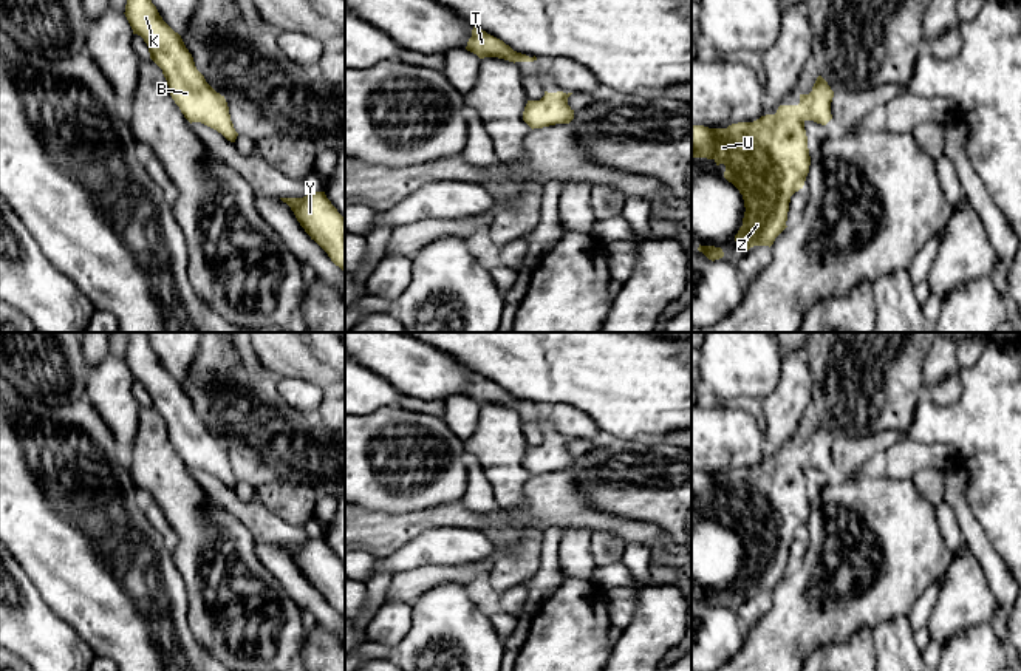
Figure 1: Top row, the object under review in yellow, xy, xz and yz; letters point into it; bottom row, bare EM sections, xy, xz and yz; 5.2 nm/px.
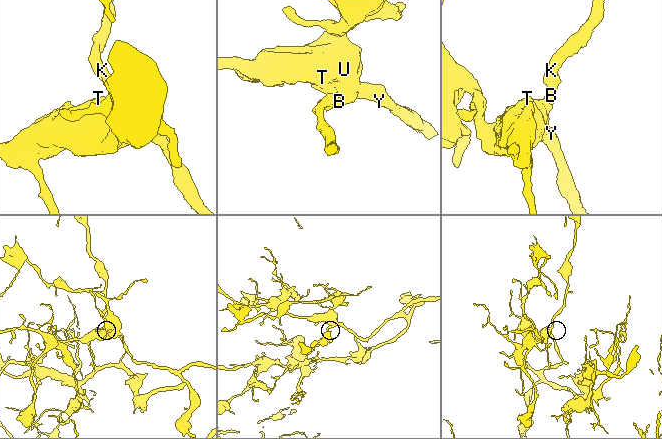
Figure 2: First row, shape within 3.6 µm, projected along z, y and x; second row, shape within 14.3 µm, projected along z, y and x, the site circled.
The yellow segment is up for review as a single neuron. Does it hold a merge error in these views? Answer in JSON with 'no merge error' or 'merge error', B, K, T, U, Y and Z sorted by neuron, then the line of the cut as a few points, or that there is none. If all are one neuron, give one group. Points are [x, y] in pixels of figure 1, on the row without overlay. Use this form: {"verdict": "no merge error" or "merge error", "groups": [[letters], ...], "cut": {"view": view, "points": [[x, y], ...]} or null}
{"verdict": "no merge error", "groups": [["B", "K", "T", "U", "Y", "Z"]], "cut": null}

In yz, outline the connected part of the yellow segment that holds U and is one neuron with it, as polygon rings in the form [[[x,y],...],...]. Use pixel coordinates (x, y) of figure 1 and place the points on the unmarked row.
[[[818,422],[809,441],[800,441],[798,451],[780,451],[775,461],[766,461],[753,468],[738,468],[727,475],[691,472],[691,504],[713,506],[724,510],[724,524],[732,529],[744,546],[743,572],[735,588],[746,598],[753,592],[772,592],[775,584],[787,574],[791,543],[803,535],[809,519],[811,502],[806,467],[826,472],[831,465],[834,438]]]

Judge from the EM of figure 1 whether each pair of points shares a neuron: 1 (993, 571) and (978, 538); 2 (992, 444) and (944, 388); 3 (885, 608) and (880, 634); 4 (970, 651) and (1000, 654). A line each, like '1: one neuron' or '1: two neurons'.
1: one neuron
2: two neurons
3: two neurons
4: one neuron

